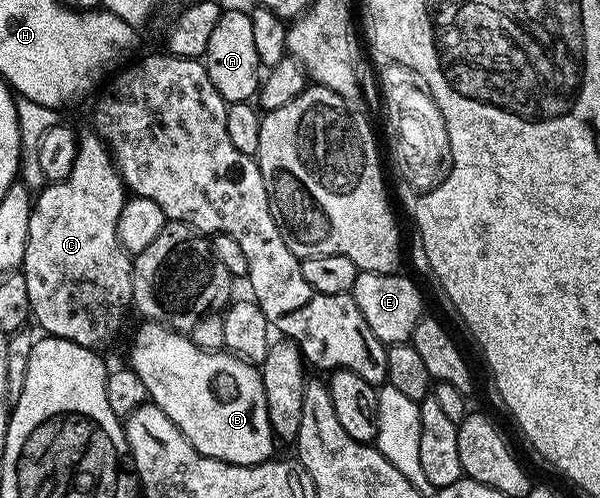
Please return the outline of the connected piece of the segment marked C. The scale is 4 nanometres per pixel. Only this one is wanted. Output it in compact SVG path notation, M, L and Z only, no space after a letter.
M94 133L88 135L80 134L77 142L77 157L73 161L73 169L69 177L65 177L60 183L47 183L34 196L31 205L31 216L29 217L29 241L25 241L25 257L21 268L25 277L25 286L29 289L29 305L34 322L39 322L44 327L47 335L56 335L58 339L73 341L82 347L92 349L103 349L106 343L111 343L119 335L119 330L123 327L123 322L127 319L127 310L132 310L131 302L131 261L132 256L128 255L127 250L119 244L117 237L117 217L121 217L121 209L127 202L129 195L123 185L123 178L119 176L119 170L115 168L115 161L107 150L107 144Z

